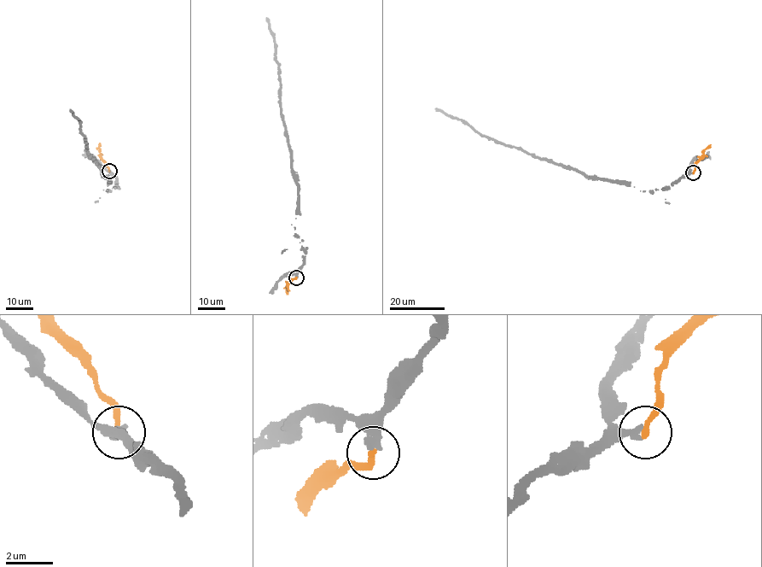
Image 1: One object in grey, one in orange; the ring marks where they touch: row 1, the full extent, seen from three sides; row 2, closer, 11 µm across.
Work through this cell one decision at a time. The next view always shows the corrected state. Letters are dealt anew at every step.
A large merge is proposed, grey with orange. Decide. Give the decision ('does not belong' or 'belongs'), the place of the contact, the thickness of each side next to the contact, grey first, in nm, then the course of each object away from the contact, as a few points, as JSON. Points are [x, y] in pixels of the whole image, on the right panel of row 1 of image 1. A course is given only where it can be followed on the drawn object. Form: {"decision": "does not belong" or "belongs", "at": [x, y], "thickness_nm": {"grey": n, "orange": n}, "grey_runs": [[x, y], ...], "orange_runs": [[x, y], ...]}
{"decision": "does not belong", "at": [693, 172], "thickness_nm": {"grey": 360, "orange": 260}, "grey_runs": [[693, 172], [684, 174], [669, 187], [642, 190], [596, 179], [496, 143], [435, 108]], "orange_runs": [[693, 173], [695, 164], [711, 144]]}

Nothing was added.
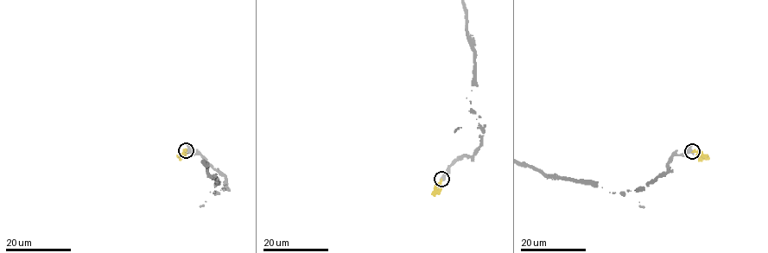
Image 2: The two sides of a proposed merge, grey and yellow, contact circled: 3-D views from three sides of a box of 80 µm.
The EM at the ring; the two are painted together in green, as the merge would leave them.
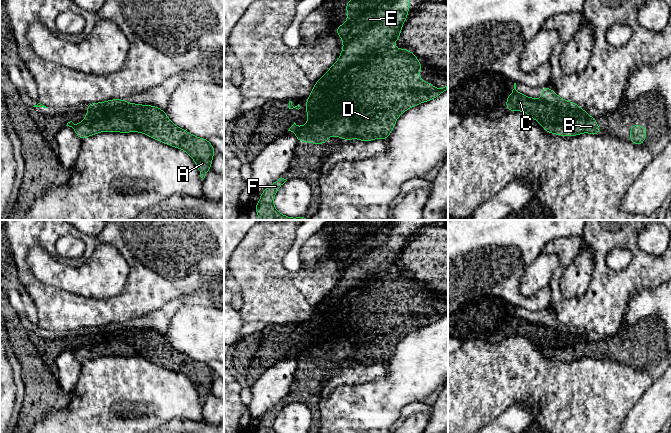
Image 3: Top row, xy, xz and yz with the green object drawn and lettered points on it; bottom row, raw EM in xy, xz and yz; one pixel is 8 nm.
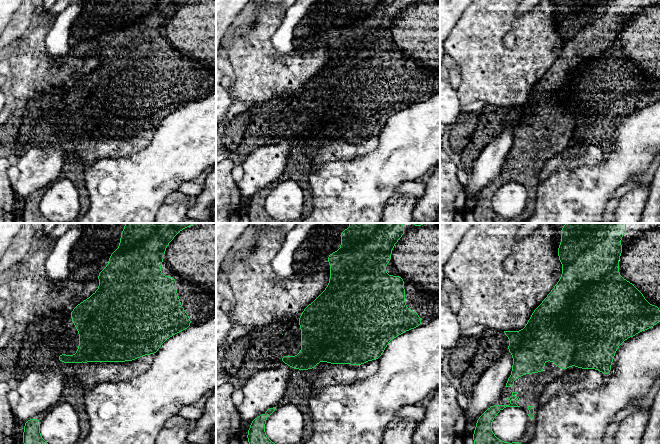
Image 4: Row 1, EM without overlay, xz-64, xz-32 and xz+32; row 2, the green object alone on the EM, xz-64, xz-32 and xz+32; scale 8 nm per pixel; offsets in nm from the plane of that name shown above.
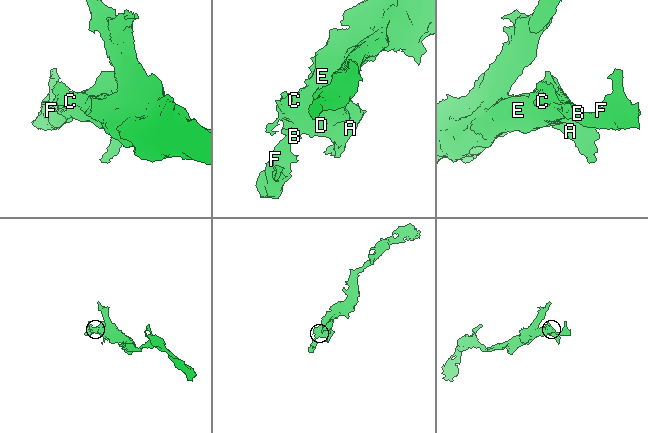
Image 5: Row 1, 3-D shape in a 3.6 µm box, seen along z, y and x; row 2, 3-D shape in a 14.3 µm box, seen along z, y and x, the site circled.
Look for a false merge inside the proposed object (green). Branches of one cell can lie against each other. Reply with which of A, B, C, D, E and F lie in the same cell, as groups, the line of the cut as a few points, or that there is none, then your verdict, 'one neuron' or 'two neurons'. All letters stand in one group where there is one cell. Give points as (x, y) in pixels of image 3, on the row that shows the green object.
A B C D E F; no cut; one neuron

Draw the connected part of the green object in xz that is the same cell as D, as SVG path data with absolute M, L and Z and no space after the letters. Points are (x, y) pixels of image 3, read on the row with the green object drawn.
M347 0L347 21L335 27L339 37L343 41L343 49L338 60L329 70L317 80L310 95L305 109L308 114L307 123L300 127L296 123L288 131L293 132L298 142L309 142L311 144L328 143L330 135L336 138L342 137L345 141L359 139L369 142L374 139L389 138L395 127L396 120L406 110L418 106L420 103L428 102L440 96L447 90L434 88L432 83L419 79L422 65L417 56L404 48L396 49L393 44L400 40L400 32L405 19L409 16L408 7L413 3L409 0Z

